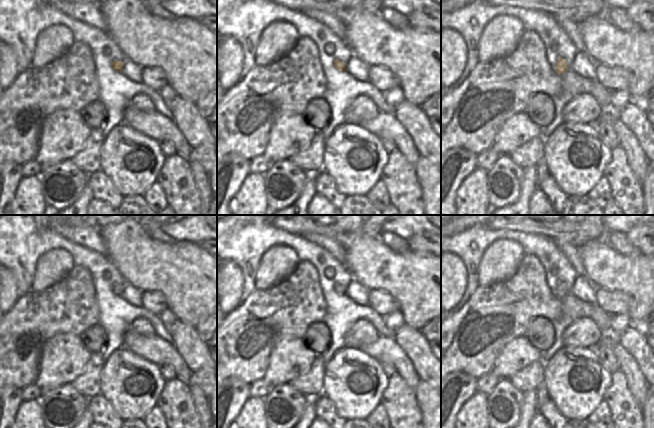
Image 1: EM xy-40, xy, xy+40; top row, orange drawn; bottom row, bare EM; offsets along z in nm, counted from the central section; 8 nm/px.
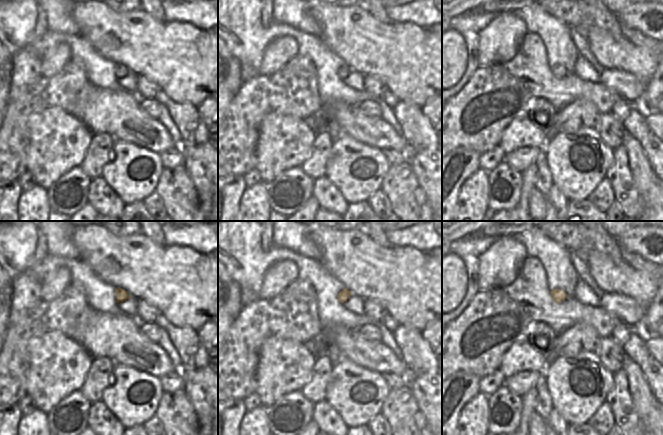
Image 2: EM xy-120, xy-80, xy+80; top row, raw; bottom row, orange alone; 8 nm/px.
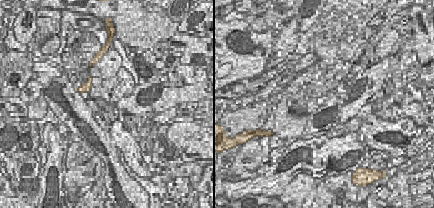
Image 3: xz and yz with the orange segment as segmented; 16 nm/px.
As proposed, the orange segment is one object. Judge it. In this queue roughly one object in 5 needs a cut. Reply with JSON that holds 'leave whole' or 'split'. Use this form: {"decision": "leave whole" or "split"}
{"decision": "leave whole"}

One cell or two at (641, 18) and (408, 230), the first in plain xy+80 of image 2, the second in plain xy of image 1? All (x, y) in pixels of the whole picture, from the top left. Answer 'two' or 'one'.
two

